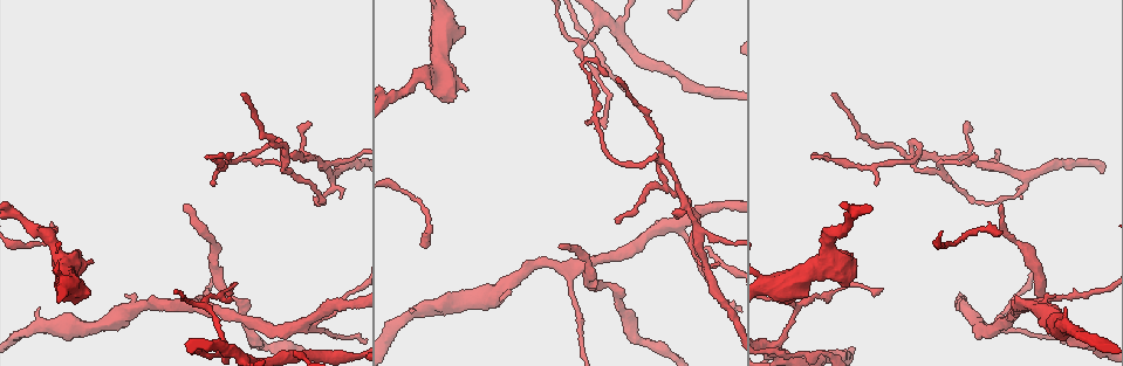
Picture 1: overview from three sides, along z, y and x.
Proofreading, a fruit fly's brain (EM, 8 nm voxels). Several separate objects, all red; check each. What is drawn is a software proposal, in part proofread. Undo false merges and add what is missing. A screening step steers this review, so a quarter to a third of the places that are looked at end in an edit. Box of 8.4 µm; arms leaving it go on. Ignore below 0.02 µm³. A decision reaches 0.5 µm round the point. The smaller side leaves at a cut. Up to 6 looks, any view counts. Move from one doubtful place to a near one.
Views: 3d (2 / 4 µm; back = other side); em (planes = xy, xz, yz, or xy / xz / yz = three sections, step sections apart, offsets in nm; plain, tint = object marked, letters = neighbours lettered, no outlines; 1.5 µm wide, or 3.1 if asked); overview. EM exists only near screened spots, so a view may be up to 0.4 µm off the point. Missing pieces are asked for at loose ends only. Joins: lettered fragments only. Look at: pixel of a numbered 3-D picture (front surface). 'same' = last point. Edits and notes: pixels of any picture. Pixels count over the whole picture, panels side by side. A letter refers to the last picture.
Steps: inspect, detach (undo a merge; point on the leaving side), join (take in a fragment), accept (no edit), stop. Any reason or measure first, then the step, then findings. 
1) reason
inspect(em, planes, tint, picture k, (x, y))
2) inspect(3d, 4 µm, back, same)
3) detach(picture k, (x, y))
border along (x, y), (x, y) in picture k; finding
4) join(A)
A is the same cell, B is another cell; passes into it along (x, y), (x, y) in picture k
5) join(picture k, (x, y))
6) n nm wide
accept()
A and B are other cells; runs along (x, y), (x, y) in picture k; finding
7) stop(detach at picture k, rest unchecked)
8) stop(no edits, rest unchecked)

an open end
inspect(em, planes, letters, picture 1, (618, 76))

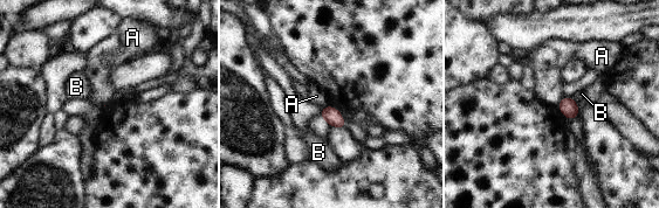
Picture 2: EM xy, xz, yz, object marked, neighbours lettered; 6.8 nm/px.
accept()
A and B are other cells; border along (563, 96), (557, 105) in picture 2; none of them fits

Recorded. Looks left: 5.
thin neck
inspect(3d, 2 µm, picture 1, (233, 296))

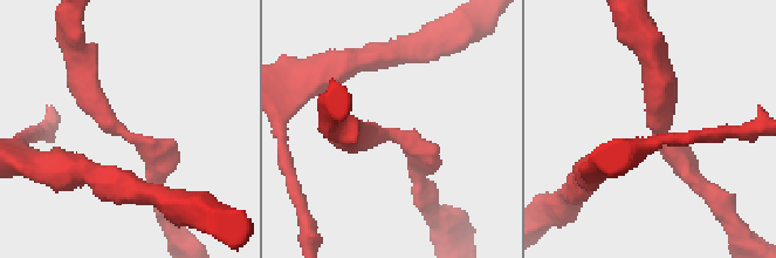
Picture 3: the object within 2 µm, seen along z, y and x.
inspect(em, planes, letters, picture 3, (391, 136))

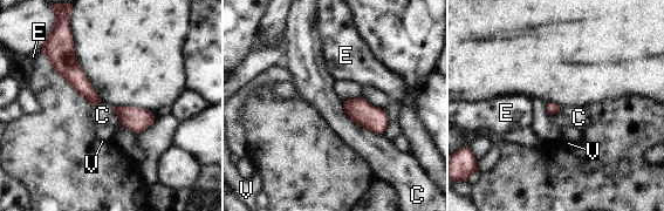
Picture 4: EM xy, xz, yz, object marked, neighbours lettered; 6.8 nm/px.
accept()
C, E and V are other cells; border along (340, 101), (353, 121), (382, 135) in picture 4; all the same neuron

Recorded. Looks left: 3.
calibre changes
inspect(em, planes, letters, picture 1, (48, 327))

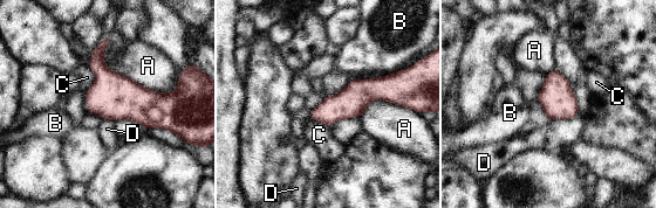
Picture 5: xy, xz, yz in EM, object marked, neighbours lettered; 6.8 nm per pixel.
accept()
A, B, C and D are other cells; runs along (94, 54), (136, 103), (205, 99) in picture 5; continuous, no second neuron

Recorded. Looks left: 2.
stop(no edits, rest unchecked)

